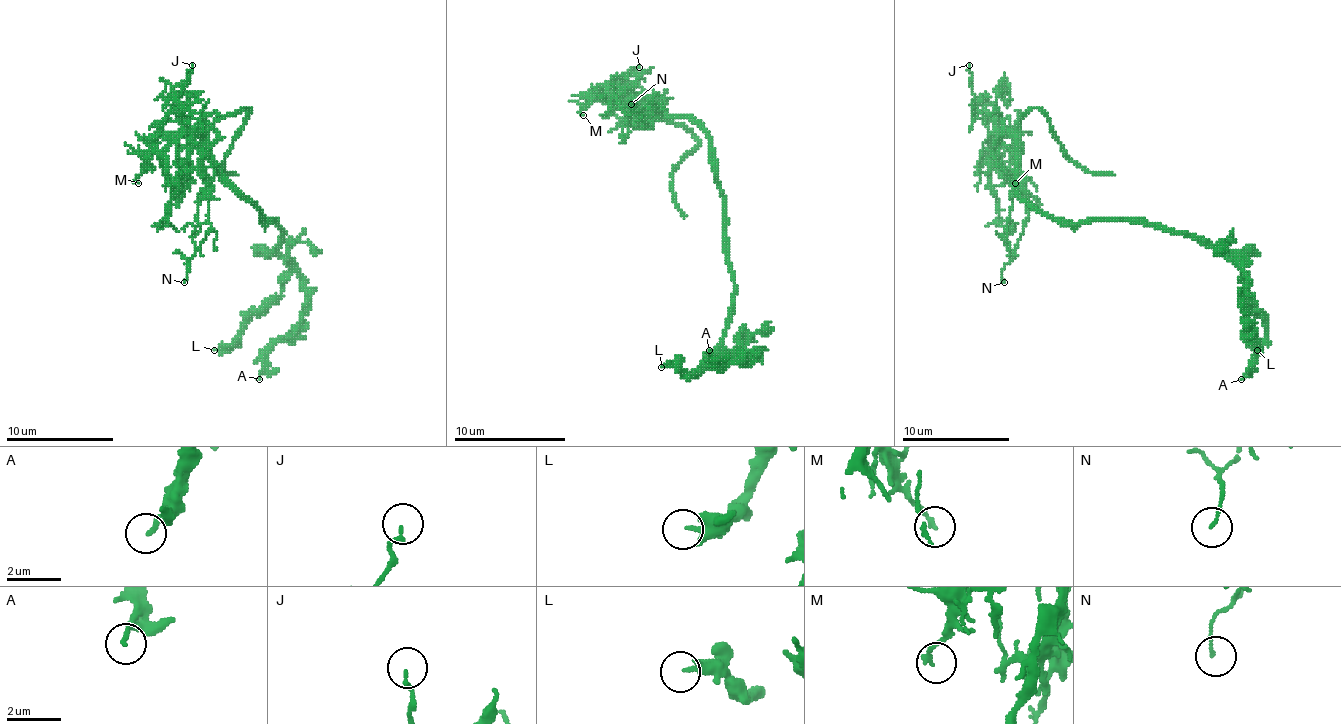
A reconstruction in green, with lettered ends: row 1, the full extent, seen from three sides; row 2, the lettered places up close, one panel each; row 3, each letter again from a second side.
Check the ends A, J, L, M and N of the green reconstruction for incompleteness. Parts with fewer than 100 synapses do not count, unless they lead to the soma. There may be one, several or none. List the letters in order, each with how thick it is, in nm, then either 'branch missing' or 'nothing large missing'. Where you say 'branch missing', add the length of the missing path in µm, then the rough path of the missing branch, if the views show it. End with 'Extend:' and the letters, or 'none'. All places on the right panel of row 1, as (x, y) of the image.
A: 170 nm | nothing large missing
J: 120 nm | nothing large missing
L: 320 nm | nothing large missing
M: 160 nm | nothing large missing
N: 110 nm | nothing large missing
Extend: none

